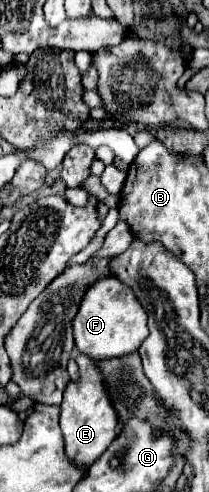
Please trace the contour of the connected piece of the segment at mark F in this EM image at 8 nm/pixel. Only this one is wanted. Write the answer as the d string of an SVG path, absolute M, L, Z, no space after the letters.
M101 278L87 288L73 318L73 338L81 354L97 362L105 358L119 358L121 354L135 352L147 336L147 314L129 286L113 278Z

